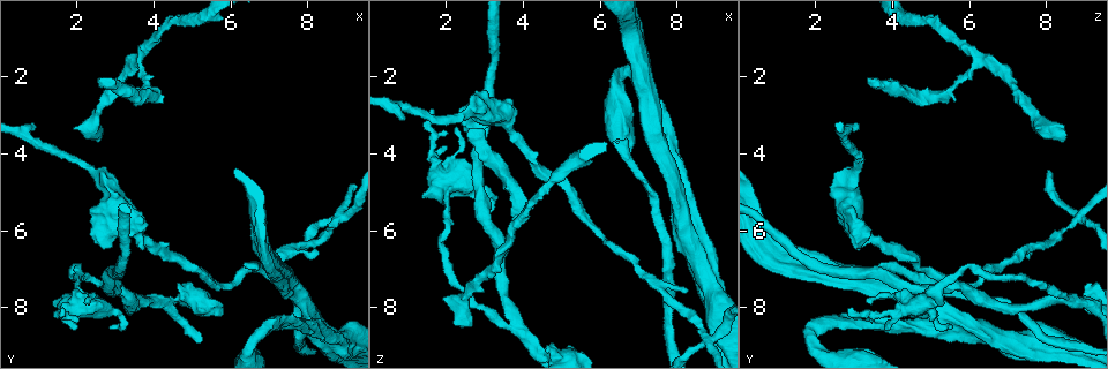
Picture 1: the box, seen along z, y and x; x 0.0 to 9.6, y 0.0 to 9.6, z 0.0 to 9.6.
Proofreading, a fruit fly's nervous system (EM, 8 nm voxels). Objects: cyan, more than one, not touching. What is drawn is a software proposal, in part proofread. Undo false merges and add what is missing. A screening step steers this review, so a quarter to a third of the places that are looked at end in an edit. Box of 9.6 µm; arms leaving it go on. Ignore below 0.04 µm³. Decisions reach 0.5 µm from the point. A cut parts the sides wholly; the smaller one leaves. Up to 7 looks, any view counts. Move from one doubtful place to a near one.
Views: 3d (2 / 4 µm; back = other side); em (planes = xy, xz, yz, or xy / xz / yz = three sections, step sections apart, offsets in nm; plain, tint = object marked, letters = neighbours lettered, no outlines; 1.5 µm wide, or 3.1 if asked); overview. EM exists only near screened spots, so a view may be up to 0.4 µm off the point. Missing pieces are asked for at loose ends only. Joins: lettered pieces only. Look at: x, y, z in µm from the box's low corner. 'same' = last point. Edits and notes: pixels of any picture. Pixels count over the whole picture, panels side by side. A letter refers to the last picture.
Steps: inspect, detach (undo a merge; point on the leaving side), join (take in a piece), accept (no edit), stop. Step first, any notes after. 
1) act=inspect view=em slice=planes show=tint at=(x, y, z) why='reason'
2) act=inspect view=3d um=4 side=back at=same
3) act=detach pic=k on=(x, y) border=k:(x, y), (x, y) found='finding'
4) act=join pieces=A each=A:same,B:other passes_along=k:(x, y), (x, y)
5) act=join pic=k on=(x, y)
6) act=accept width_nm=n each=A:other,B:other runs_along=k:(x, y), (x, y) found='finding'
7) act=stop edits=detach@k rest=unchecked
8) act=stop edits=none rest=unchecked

act=inspect view=em slice=xy step=4 show=tint at=(2.05, 7.35, 5.35) why='calibre changes'

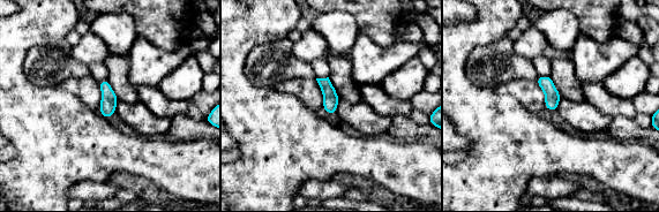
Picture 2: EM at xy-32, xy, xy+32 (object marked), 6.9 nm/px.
act=inspect view=em slice=planes show=tint at=same why='another direction'

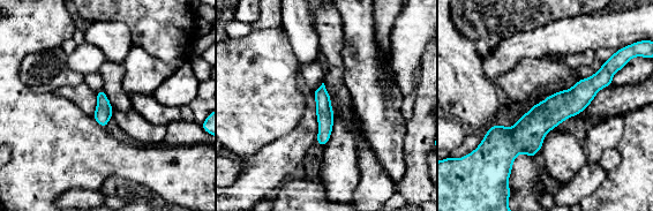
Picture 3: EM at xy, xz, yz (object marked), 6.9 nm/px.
act=inspect view=em slice=planes show=letters at=same

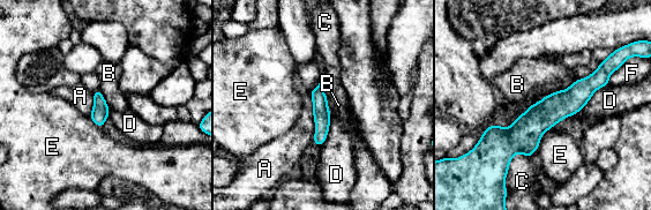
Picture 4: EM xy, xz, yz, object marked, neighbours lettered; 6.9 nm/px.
act=accept width_nm=130 each=A:other,B:other,C:other,D:other,E:other,F:other found='continuous, no second neuron'

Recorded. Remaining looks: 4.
act=inspect view=em slice=xz step=8 show=letters at=(2.65, 3.45, 8.50) why='branch stops here'

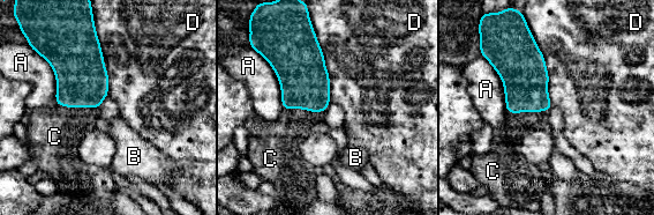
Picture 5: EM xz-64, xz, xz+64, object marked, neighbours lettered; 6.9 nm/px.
act=join pieces=C longest_contact=D:550nm each=A:other,B:other,C:same,D:other passes_along=5:(82, 80), (79, 106), (57, 134) found='the neuron continues'

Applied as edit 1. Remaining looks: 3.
act=inspect view=3d um=4 at=(4.25, 7.95, 9.15) why='two arms in line, one across'

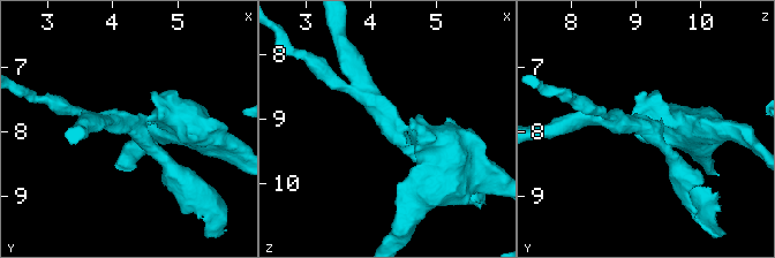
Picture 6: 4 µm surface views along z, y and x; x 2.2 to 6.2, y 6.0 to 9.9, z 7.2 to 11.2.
act=inspect view=em slice=yz step=4 show=tint at=(4.30, 7.90, 9.10) arms=3 arm_widths_nm=180,200,400

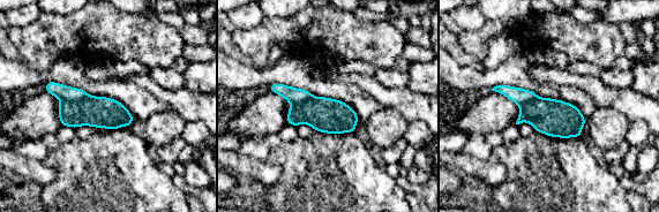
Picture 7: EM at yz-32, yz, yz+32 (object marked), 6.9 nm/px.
act=inspect view=em slice=planes show=letters at=same why='cut it another way'

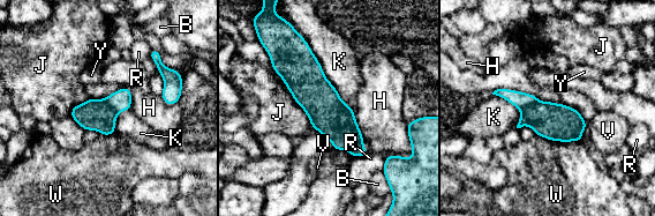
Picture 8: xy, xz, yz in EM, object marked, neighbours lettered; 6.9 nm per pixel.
act=detach pic=8 on=(554, 121) width_nm=220 each=B:other,H:other,J:other,K:other,R:other,V:other,W:other,Y:other part_leaving=8:(293, 49), (326, 113), (364, 151) found='two neurons meet here'

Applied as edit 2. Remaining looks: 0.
act=stop edits=join@5,detach@8 rest=unchecked

